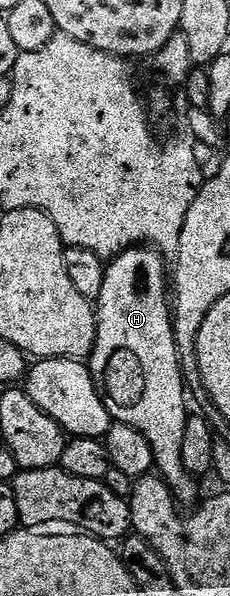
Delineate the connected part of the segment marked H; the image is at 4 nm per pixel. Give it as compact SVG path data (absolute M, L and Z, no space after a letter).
M132 248L123 251L107 266L105 285L101 287L97 303L95 346L89 355L89 365L95 386L112 419L129 424L129 428L137 428L137 432L149 440L149 448L153 448L154 469L171 489L176 502L198 503L196 475L190 474L185 468L185 460L181 460L181 444L185 444L185 424L189 411L183 399L185 375L179 364L179 349L175 343L173 302L169 297L169 266L163 262L166 262L164 255L154 248Z

